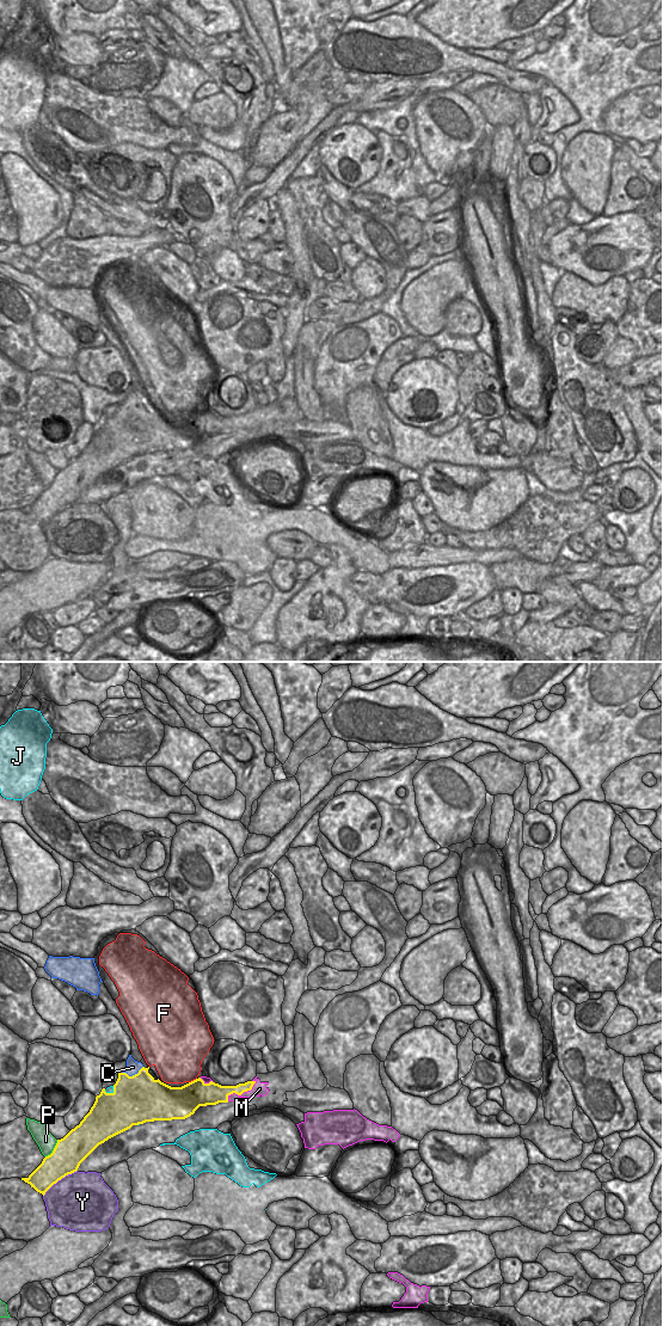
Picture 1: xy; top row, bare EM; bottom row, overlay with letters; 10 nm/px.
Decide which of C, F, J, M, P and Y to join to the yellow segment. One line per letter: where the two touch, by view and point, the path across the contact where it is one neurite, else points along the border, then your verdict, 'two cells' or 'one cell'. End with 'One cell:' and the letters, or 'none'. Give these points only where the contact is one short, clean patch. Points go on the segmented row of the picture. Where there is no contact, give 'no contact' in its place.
C: contact xy (133, 1075); border xy (142, 1066), (132, 1075), (122, 1073); two cells
F: contact xy (194, 1080); two cells
J: contact xy (110, 1093); two cells
M: contact xy (241, 1093); two cells
P: contact xy (54, 1149); two cells
Y: contact xy (59, 1179); two cells
One cell: none

